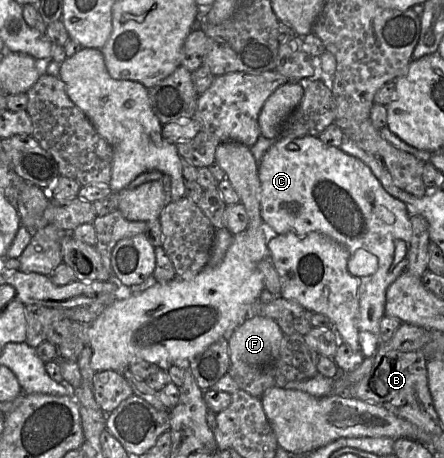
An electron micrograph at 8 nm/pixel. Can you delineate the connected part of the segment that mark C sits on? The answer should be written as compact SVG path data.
M305 136L301 138L279 137L269 150L264 154L258 165L258 176L261 183L261 216L278 235L286 233L295 233L298 236L305 236L311 232L318 232L340 245L344 246L349 252L348 271L358 280L359 312L358 328L363 332L370 332L379 336L380 321L385 316L386 292L388 287L407 270L408 251L412 237L412 226L410 221L411 212L407 205L401 200L390 195L382 186L380 181L374 176L371 169L360 159L348 155L339 147L328 146L324 144L317 136Z

